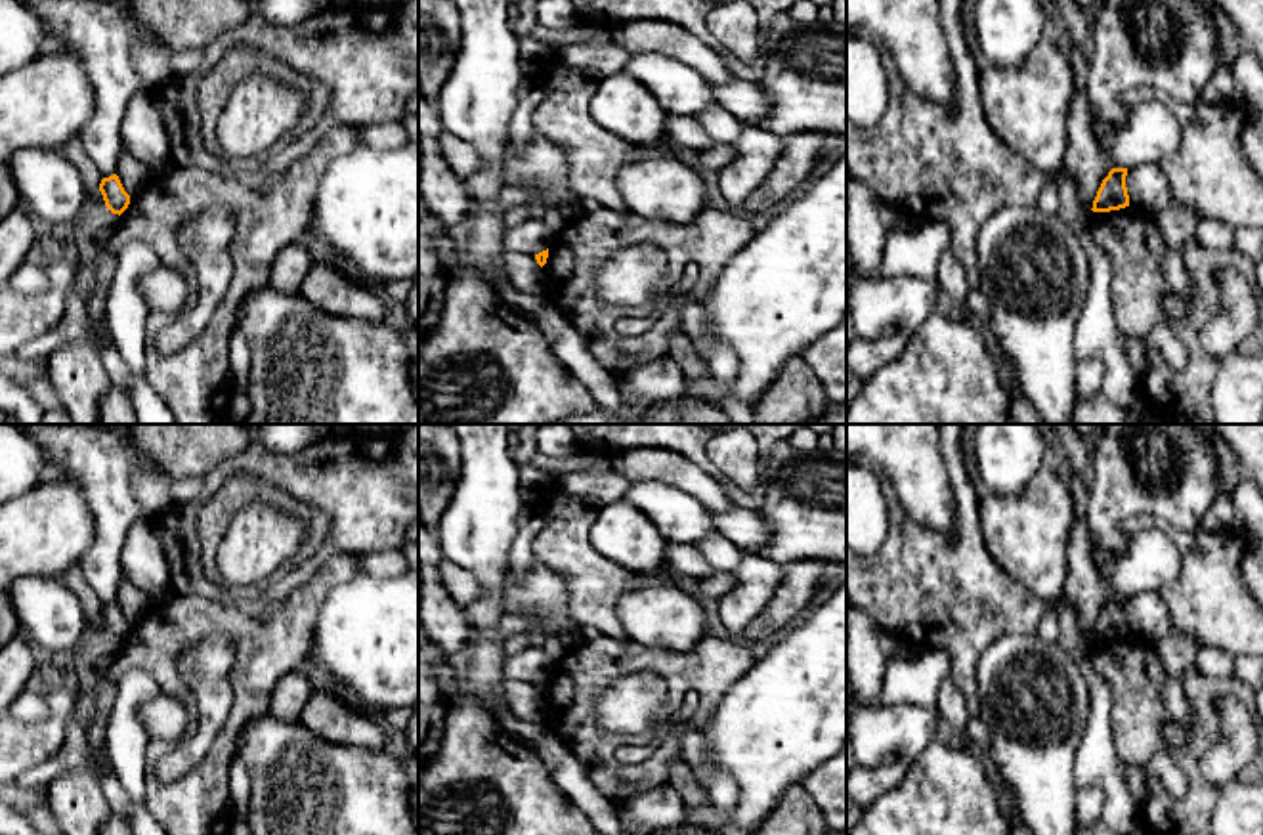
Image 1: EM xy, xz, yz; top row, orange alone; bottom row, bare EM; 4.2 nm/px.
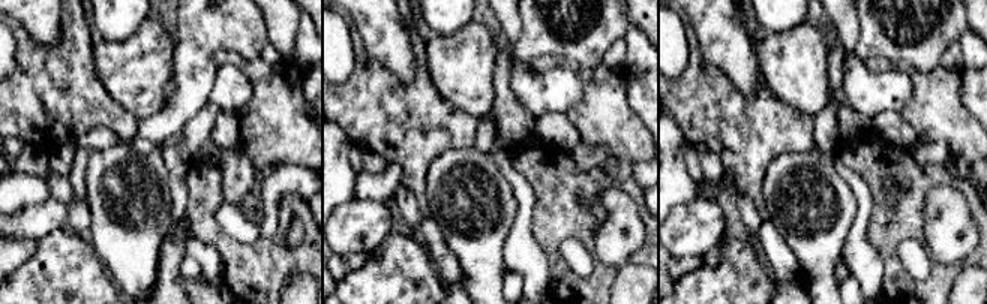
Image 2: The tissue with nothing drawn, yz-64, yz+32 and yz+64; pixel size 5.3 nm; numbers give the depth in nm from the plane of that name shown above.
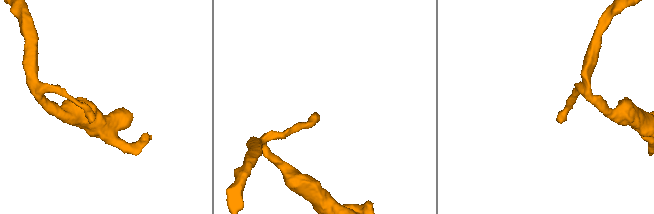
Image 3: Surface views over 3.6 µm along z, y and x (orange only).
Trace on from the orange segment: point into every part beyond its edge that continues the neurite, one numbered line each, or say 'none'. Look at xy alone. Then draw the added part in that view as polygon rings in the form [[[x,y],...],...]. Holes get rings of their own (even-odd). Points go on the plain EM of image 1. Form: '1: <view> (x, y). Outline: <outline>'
none

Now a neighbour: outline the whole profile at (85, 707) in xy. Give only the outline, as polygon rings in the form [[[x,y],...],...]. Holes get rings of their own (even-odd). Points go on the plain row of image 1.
[[[78,690],[73,717],[86,732],[96,715],[96,696],[90,690]]]

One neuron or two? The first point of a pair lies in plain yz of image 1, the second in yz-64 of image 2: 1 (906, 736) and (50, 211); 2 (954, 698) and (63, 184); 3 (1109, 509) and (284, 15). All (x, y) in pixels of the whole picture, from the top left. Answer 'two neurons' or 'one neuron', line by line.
1: one neuron
2: one neuron
3: two neurons

